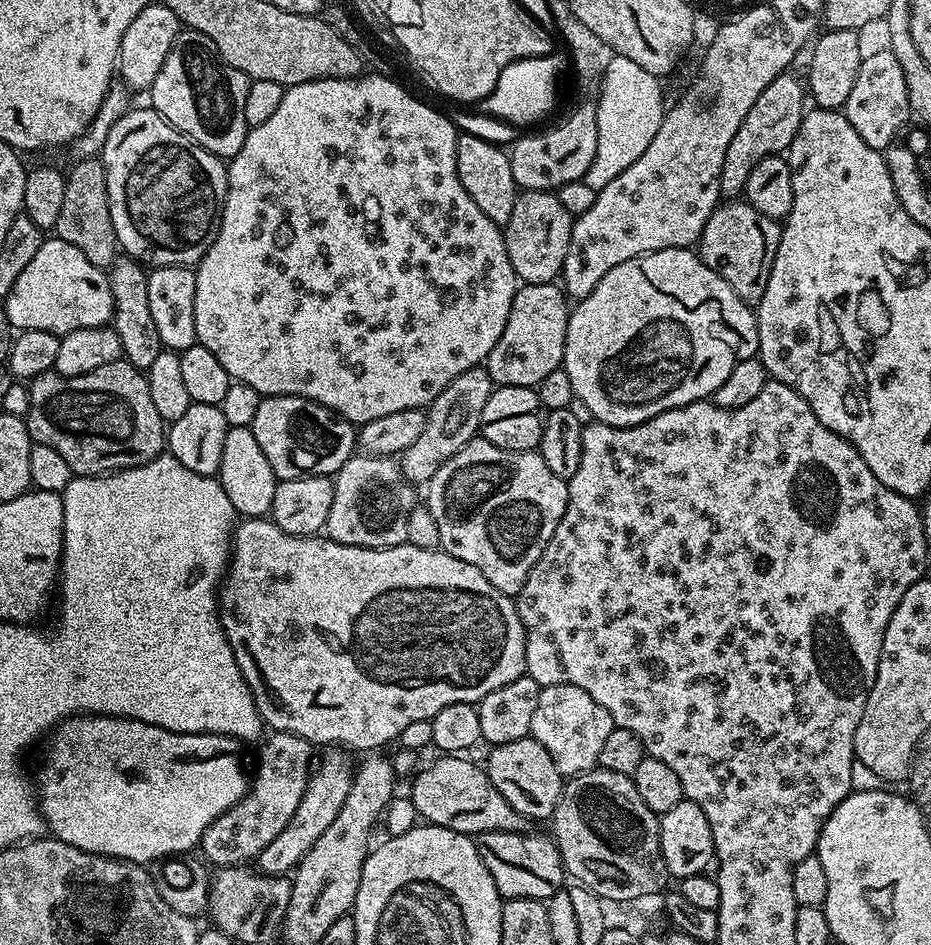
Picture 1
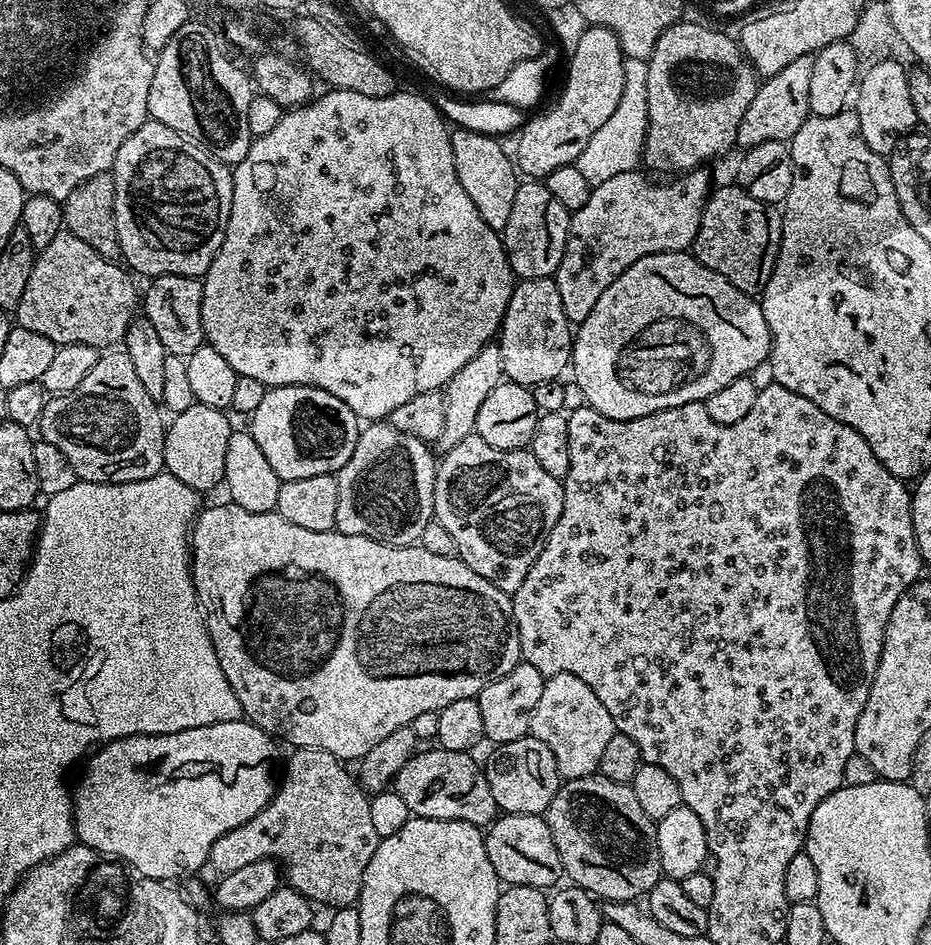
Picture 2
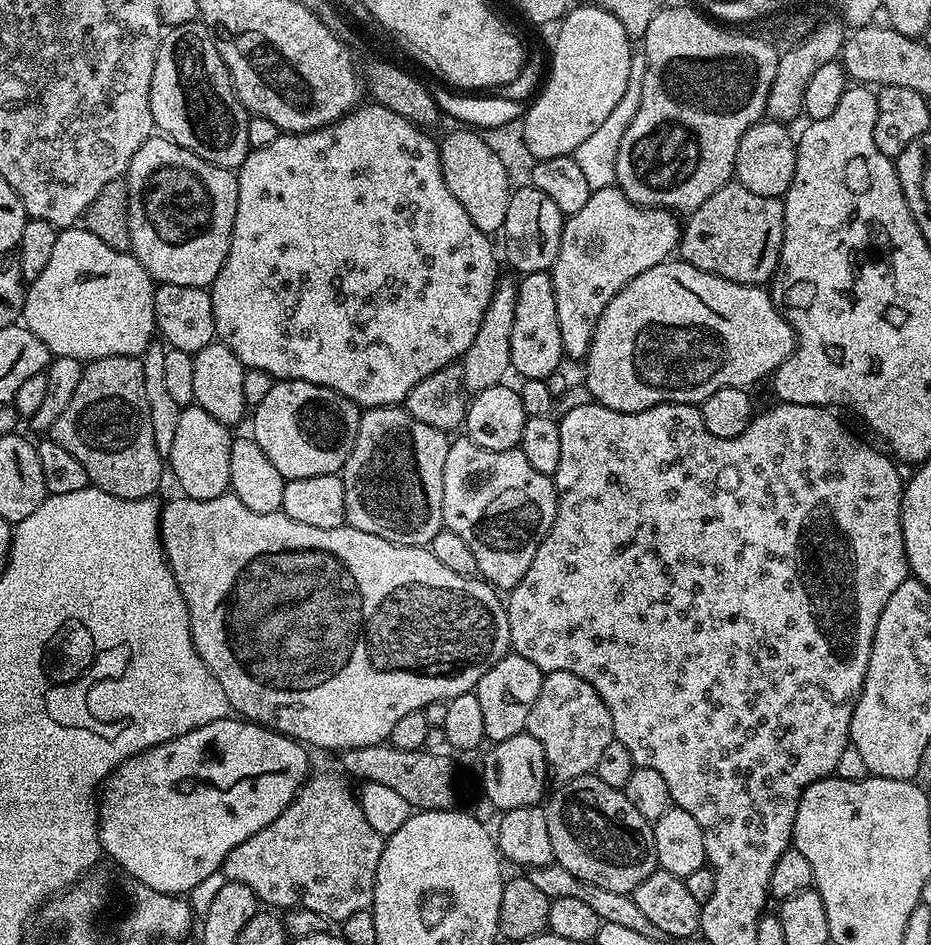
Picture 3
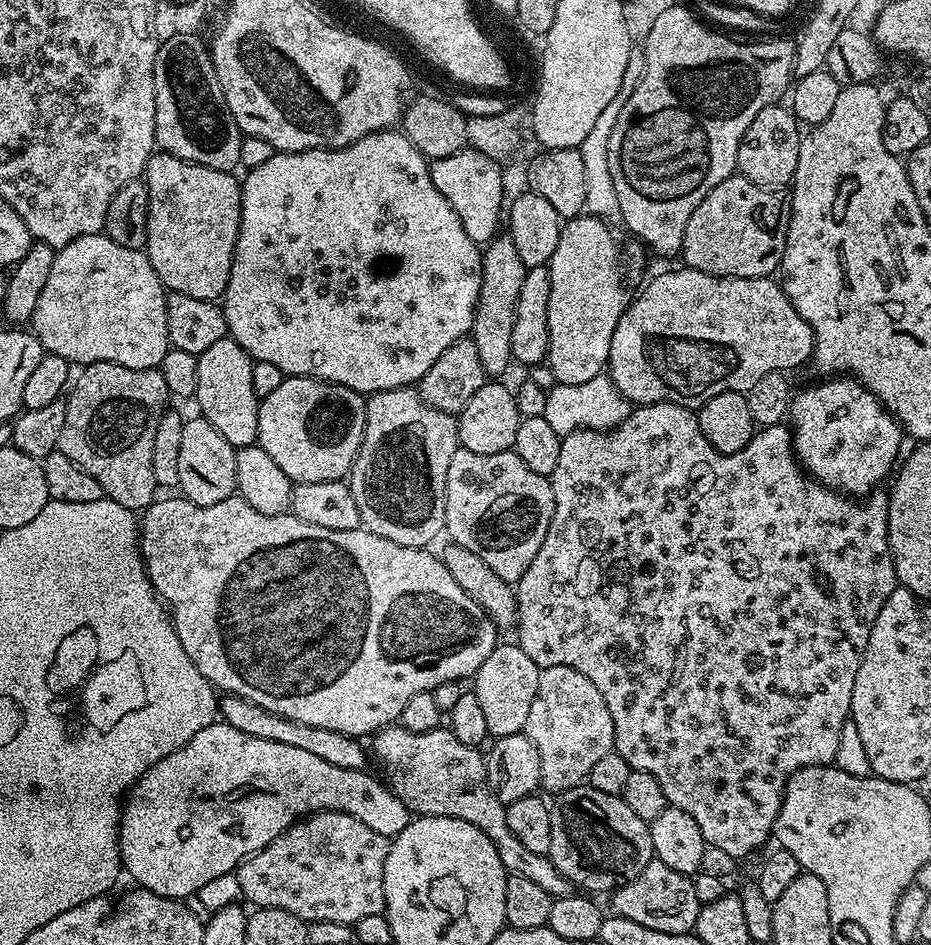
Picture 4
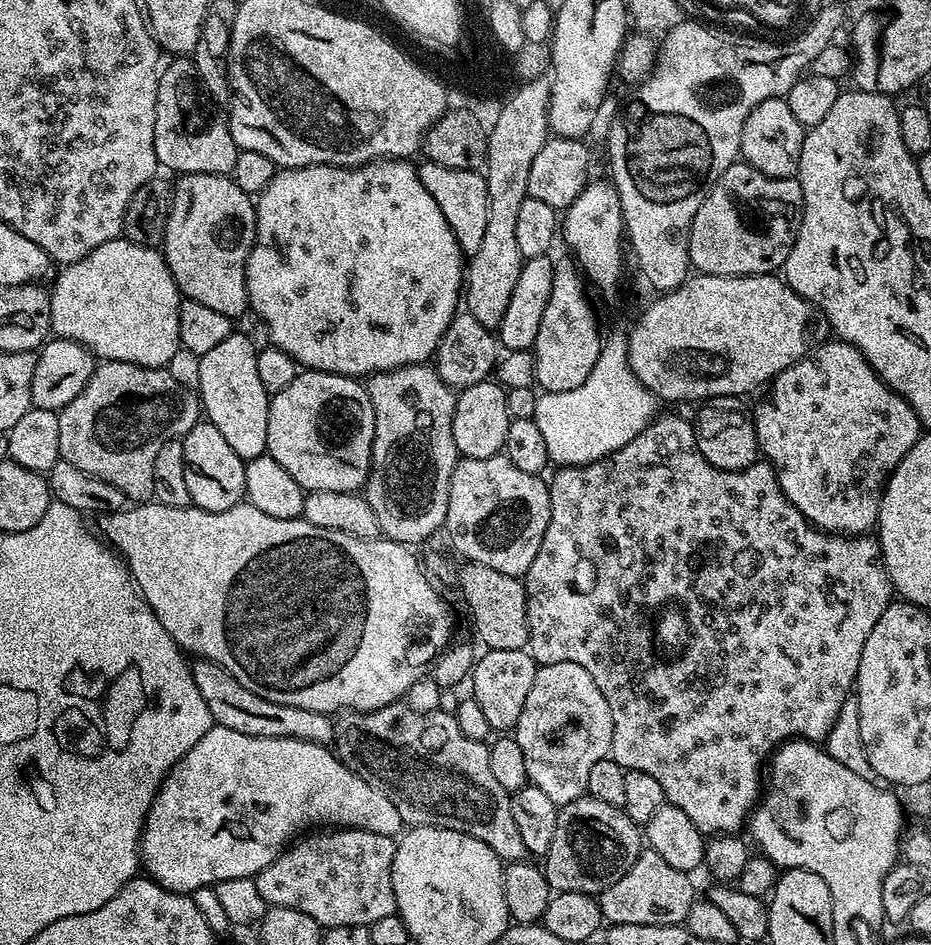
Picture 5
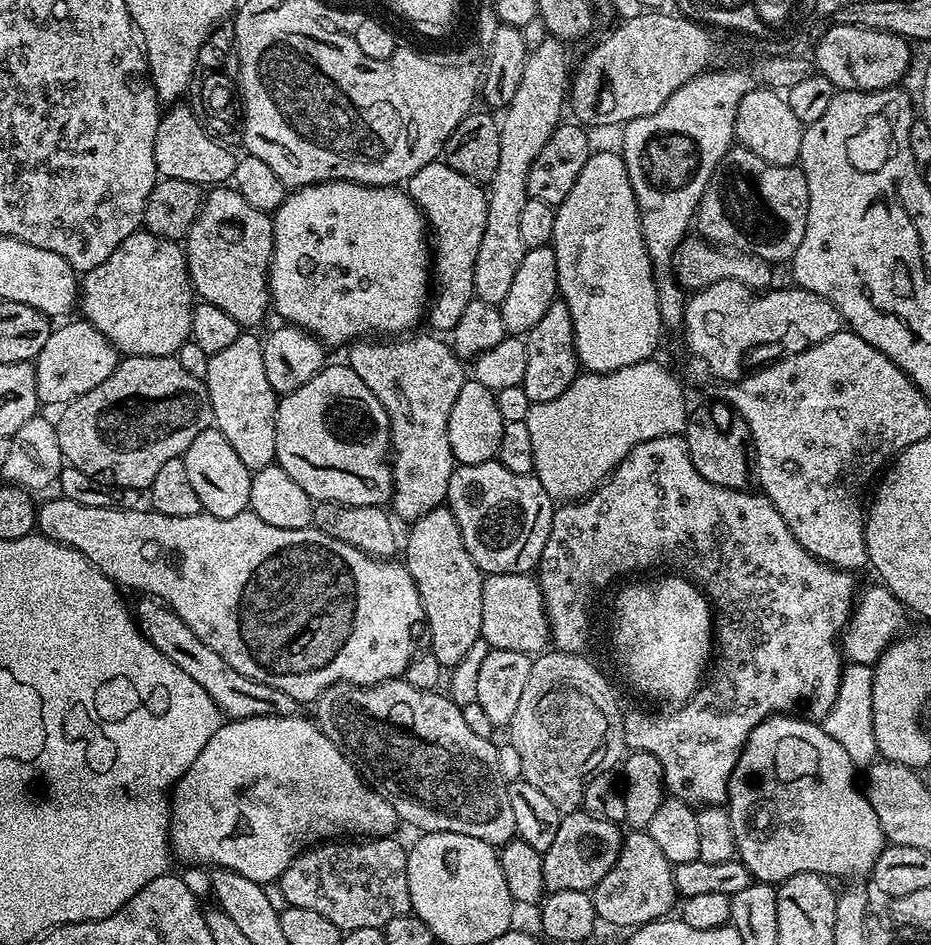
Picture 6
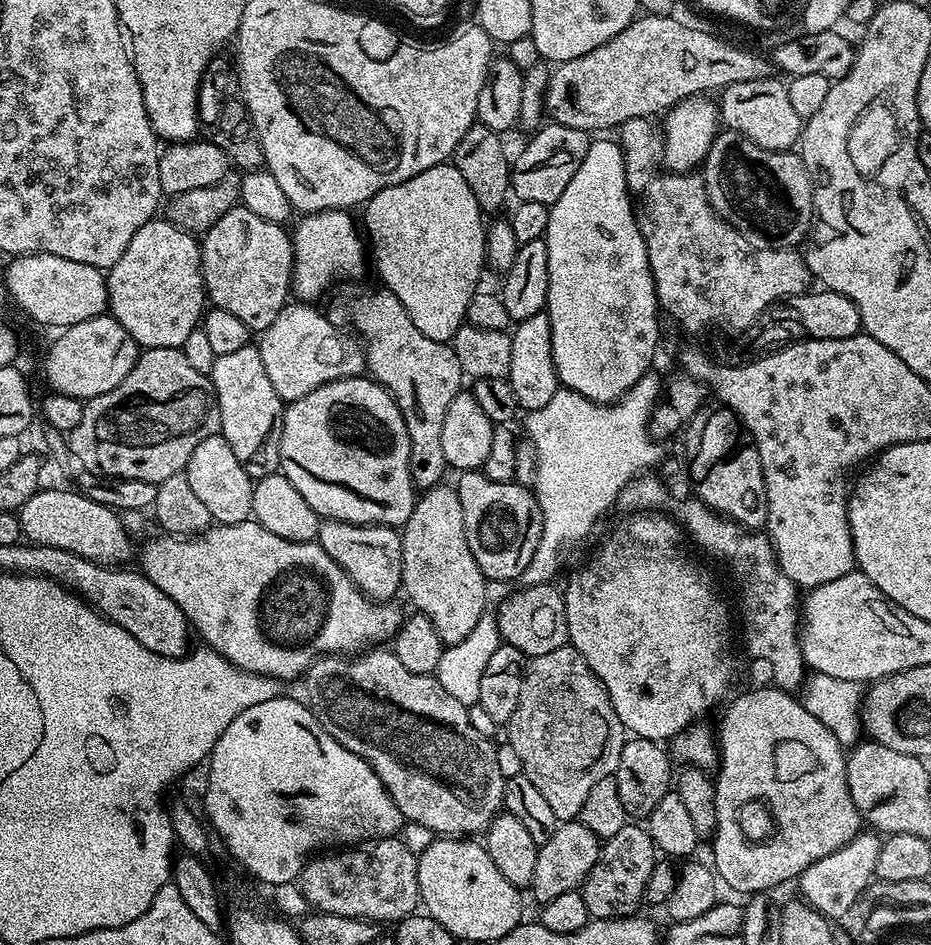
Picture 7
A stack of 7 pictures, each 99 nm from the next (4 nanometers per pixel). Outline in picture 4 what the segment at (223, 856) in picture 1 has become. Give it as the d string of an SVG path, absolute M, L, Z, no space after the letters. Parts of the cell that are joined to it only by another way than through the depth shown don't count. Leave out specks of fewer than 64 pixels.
M314 812L289 826L253 856L247 856L234 873L240 892L256 908L286 910L305 922L342 922L355 926L362 918L384 911L384 867L389 837L370 830L366 822L345 812Z

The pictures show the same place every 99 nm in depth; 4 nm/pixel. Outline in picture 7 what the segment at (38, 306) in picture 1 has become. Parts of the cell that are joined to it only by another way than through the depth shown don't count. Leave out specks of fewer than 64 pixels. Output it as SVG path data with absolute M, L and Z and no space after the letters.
M167 218L148 220L146 226L142 226L134 238L130 238L130 246L126 246L122 258L107 269L106 279L107 311L118 323L126 326L126 334L130 334L141 349L183 348L186 337L198 327L206 311L204 275L200 269L200 240Z

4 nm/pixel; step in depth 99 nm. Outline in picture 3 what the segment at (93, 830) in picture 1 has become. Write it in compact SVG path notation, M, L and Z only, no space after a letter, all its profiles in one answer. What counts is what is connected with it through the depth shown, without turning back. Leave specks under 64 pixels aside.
M229 718L210 722L206 726L198 726L170 742L162 742L158 746L148 748L145 752L140 752L137 756L126 758L121 764L108 775L98 793L98 807L100 809L100 847L103 855L108 856L113 865L119 866L125 872L129 872L138 882L150 886L150 890L165 892L171 896L180 896L188 894L191 888L196 888L199 884L204 884L212 875L219 873L224 867L226 854L238 846L238 842L246 842L250 834L258 834L262 826L270 826L286 806L299 792L300 787L304 785L305 780L310 775L308 769L308 752L309 749L301 744L298 740L293 740L290 736L284 736L280 732L271 728L265 728L263 724L257 724L243 718Z

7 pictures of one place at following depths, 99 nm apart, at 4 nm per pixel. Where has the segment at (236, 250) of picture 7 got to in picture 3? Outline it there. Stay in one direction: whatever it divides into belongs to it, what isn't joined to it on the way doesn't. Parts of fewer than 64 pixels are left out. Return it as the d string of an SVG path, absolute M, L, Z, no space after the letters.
M153 134L142 146L138 154L130 158L126 173L128 186L128 226L132 255L142 262L142 266L152 275L157 285L198 286L211 289L222 262L230 250L230 238L234 230L234 218L238 214L237 173L230 168L214 166L198 154L178 146L163 134Z

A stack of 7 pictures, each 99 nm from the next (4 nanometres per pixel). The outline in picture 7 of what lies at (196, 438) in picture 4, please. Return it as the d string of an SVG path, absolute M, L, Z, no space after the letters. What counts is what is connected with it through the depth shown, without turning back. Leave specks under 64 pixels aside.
M222 435L206 438L206 442L198 442L194 454L190 454L190 462L186 475L198 502L206 505L216 524L237 524L252 516L252 477L242 470L242 462L230 450L230 442Z

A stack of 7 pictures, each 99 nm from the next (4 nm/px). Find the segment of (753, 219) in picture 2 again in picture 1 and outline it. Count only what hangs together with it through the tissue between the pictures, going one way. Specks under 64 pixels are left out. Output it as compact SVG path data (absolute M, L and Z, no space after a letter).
M736 198L721 203L710 214L698 241L698 255L701 262L728 283L738 298L756 306L762 294L766 294L766 282L770 282L770 270L774 266L774 254L778 254L781 231L777 221L766 218L766 214L758 214L752 204Z

